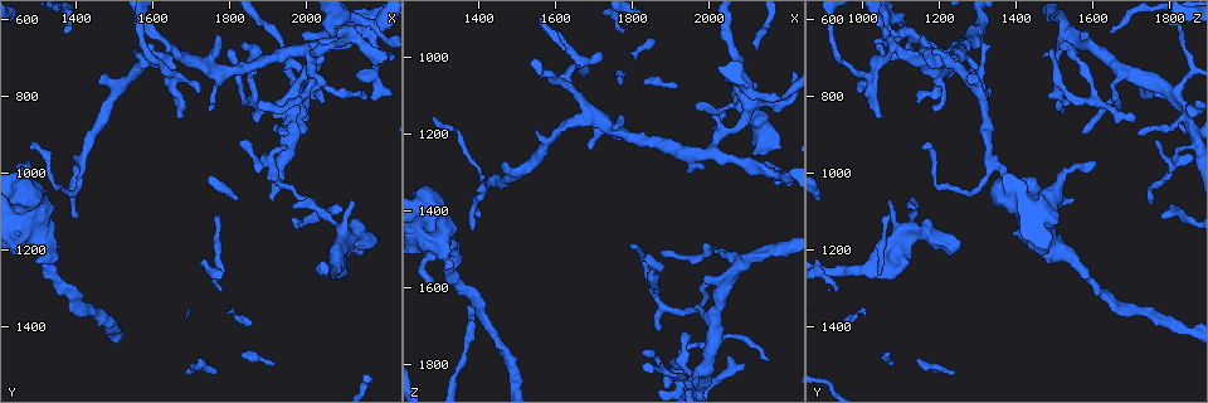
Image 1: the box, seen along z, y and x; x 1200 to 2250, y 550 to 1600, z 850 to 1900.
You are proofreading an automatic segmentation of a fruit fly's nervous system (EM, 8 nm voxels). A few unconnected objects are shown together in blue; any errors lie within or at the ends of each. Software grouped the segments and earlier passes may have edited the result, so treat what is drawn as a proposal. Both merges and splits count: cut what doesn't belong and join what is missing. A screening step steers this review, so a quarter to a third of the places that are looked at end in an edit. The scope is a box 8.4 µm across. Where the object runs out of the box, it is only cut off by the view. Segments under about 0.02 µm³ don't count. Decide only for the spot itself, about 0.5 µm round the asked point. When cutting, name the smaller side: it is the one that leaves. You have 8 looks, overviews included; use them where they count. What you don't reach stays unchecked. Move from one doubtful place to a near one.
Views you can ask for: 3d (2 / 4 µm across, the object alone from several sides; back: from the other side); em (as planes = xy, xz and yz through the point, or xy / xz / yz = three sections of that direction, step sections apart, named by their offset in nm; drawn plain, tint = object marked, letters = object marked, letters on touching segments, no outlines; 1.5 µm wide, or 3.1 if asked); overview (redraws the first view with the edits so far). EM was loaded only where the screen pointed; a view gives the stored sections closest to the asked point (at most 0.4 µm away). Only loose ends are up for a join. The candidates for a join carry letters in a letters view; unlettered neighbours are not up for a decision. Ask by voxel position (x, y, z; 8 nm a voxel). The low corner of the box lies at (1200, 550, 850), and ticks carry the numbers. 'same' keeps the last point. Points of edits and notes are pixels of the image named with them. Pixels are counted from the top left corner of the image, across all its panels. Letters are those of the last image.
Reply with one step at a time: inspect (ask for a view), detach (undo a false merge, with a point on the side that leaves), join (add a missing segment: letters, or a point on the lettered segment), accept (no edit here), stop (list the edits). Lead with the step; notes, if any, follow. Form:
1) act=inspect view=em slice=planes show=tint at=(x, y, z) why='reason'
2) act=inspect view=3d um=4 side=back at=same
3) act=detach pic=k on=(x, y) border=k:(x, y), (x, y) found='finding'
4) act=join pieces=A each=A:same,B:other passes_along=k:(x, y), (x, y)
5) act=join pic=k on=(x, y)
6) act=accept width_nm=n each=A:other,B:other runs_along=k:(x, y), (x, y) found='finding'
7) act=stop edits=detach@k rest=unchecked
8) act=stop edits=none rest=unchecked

act=inspect view=3d um=4 at=(1965, 1085, 1130) why='free end'

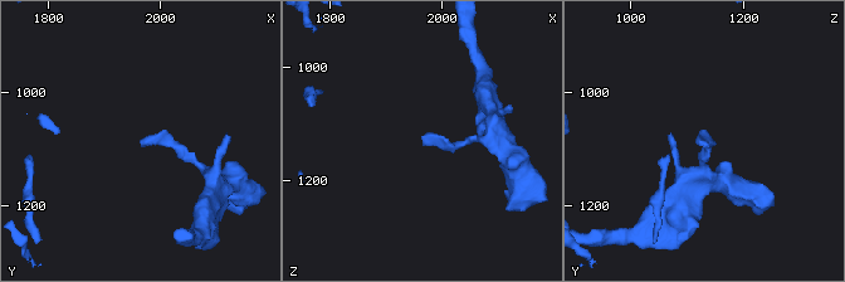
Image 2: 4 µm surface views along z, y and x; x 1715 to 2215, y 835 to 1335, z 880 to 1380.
act=inspect view=em slice=xy step=4 show=letters at=(1960, 1080, 1120) why='need the tissue'

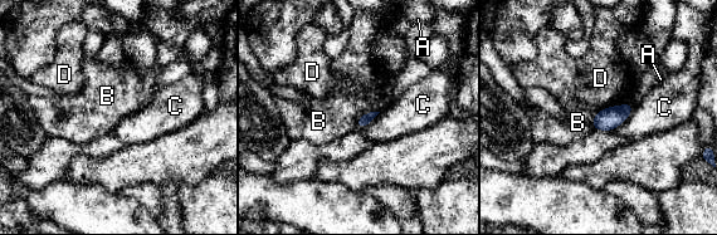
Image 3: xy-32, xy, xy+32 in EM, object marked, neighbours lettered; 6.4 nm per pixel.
act=accept each=A:other,B:other,C:other,D:other border=3:(379, 111), (364, 113), (356, 127) found='no lettered segment goes on from it'

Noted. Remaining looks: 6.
act=inspect view=em slice=planes show=tint at=(2135, 1190, 1250) why='free end'

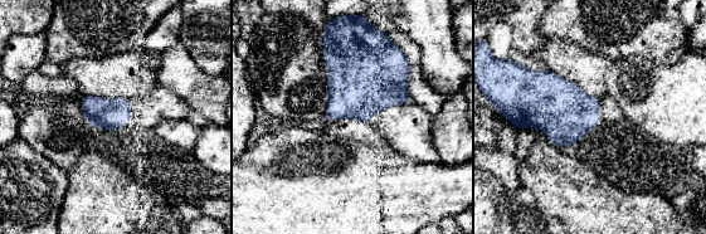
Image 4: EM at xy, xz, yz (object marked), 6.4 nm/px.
act=inspect view=em slice=planes show=letters at=same why='what lies round it'

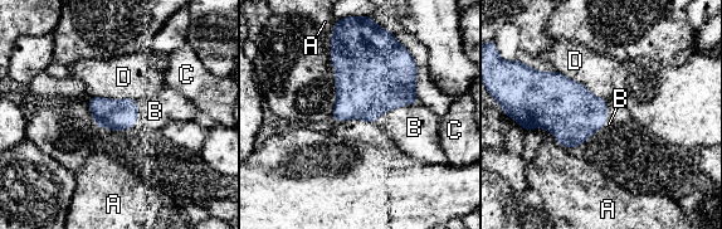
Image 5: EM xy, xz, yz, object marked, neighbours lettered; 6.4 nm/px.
act=join pieces=B each=A:other,B:same,C:other,D:other found='the neuron continues'

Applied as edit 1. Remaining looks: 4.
act=inspect view=overview

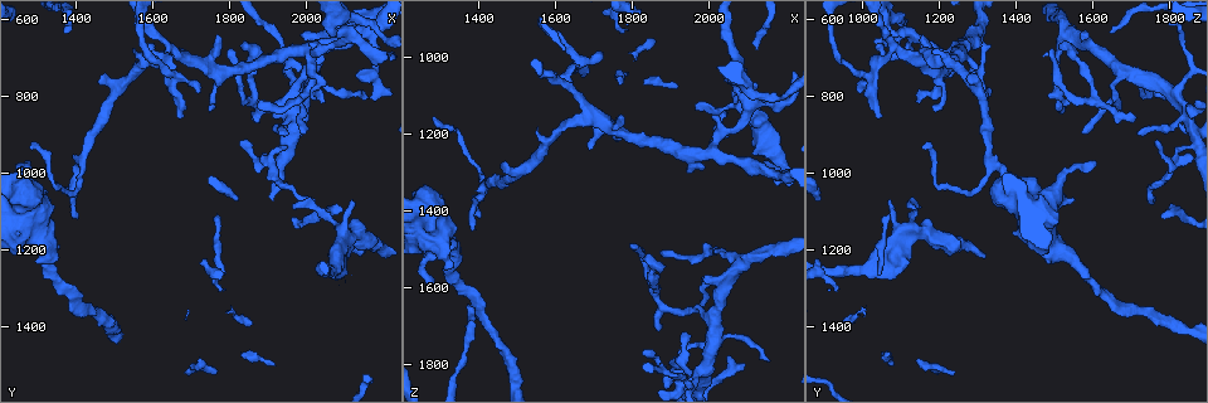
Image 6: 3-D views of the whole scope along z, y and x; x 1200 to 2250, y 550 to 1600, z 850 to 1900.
act=inspect view=3d um=2 at=(1985, 640, 1570) why='free end'

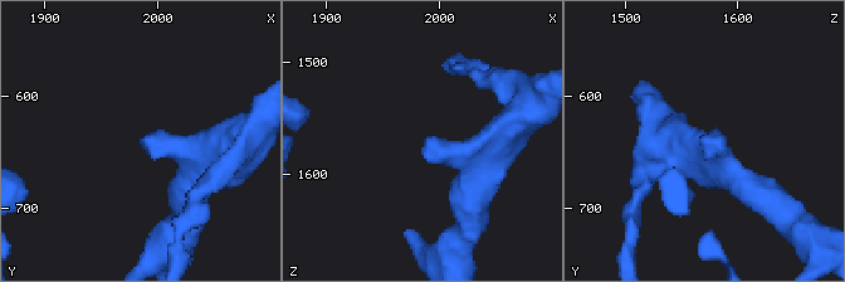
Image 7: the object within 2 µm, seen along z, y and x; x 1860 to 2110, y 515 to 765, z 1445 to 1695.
act=inspect view=em slice=planes show=letters at=(1988, 640, 1572) why='need the tissue'

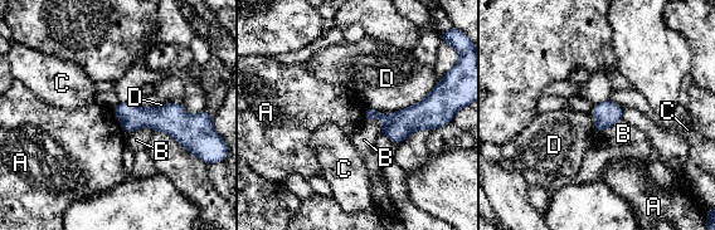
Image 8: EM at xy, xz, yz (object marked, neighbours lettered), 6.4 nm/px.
act=accept longest_contact=D:360nm each=A:other,B:other,C:other,D:other found='none of them fits'

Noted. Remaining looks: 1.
act=stop edits=join@5 rest=unchecked

